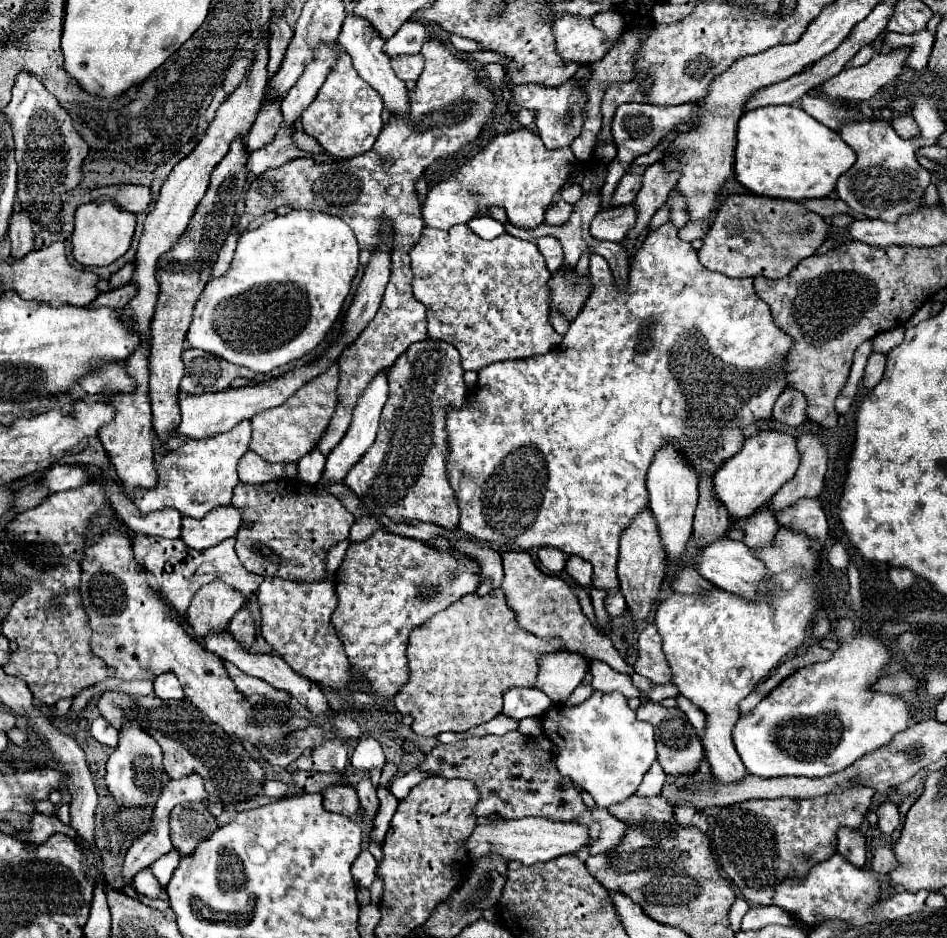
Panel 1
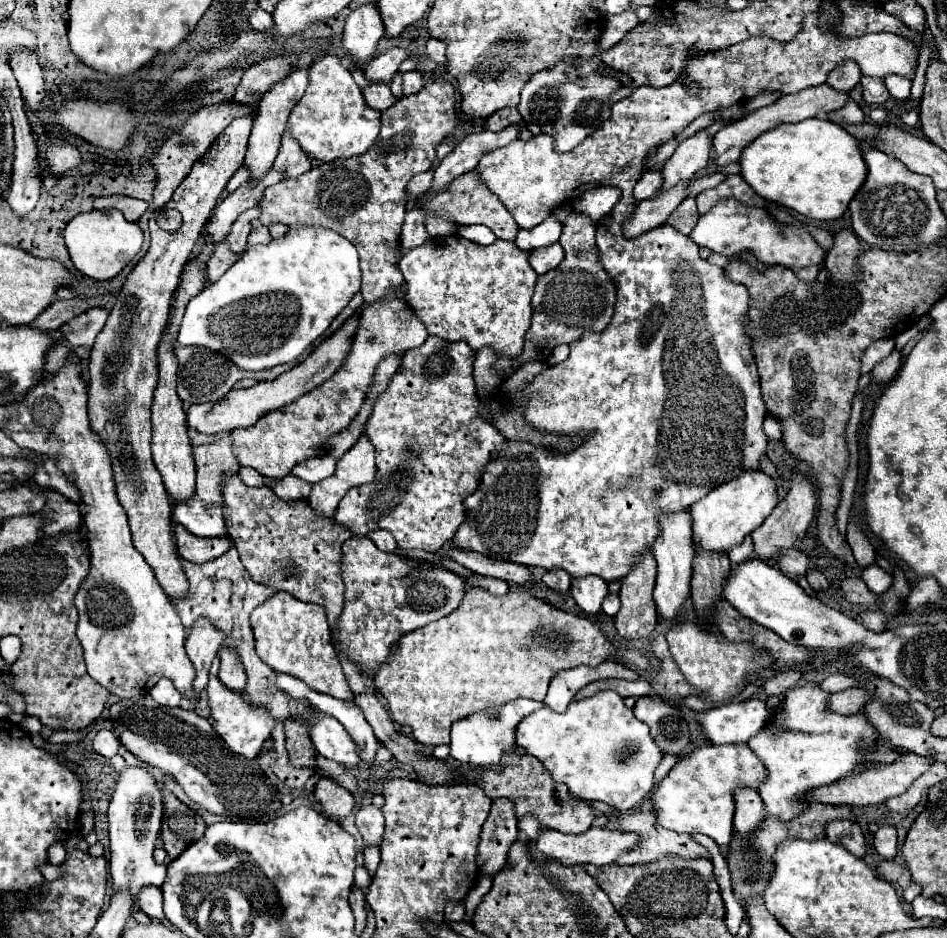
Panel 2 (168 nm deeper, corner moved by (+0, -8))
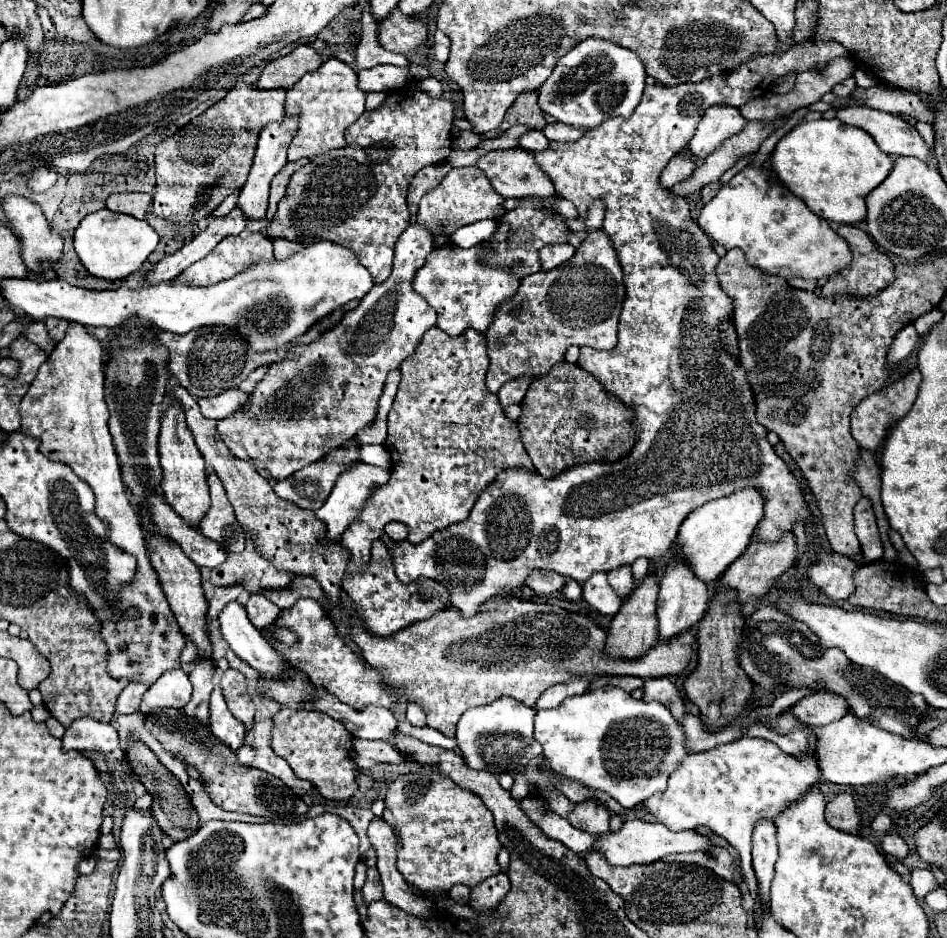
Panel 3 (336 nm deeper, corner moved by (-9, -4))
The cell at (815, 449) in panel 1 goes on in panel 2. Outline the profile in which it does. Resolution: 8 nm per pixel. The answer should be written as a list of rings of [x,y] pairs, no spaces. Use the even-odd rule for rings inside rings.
[[[792,473],[790,477],[790,487],[788,487],[788,495],[776,505],[776,509],[766,517],[766,521],[752,531],[752,541],[754,541],[754,555],[758,559],[764,559],[768,563],[774,561],[778,549],[790,549],[794,547],[794,539],[802,537],[814,517],[816,511],[816,493],[814,493],[814,485],[812,481],[802,475],[802,473]]]

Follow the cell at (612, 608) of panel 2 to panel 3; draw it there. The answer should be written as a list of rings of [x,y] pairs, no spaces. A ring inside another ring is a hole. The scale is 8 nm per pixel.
[[[621,565],[619,569],[613,569],[611,573],[607,573],[609,585],[619,593],[619,595],[627,595],[633,589],[633,575],[631,575],[631,565]]]

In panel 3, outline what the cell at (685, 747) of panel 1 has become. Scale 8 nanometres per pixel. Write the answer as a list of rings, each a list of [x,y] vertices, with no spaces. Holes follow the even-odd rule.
[[[667,677],[645,679],[643,701],[659,701],[661,705],[667,705],[677,721],[683,721],[683,717],[685,717],[685,701],[683,701],[679,689]]]

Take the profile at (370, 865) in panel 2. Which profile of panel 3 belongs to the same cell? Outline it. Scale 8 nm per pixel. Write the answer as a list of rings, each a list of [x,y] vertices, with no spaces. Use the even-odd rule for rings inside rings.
[[[367,869],[367,881],[365,881],[361,893],[363,893],[363,899],[367,901],[367,905],[371,901],[383,899],[383,887],[381,887],[381,879],[379,879],[379,871],[377,869]]]

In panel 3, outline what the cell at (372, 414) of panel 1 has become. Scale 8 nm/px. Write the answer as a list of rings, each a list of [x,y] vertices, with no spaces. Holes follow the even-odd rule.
[[[355,463],[355,467],[351,467],[349,473],[343,473],[343,475],[337,479],[337,483],[335,483],[335,487],[333,487],[329,499],[325,501],[325,505],[323,505],[319,511],[315,511],[315,517],[317,517],[319,521],[323,521],[325,527],[327,527],[325,539],[327,539],[329,543],[339,541],[341,535],[343,535],[343,531],[359,517],[359,513],[361,513],[361,509],[365,507],[369,495],[371,495],[377,487],[385,485],[387,481],[389,481],[389,469],[381,469],[381,467],[375,467],[375,465],[367,465],[367,463]]]

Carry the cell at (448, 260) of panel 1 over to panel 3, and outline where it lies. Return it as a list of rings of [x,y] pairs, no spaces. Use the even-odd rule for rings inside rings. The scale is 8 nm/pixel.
[[[457,245],[435,247],[413,279],[413,289],[437,311],[437,327],[449,335],[463,333],[469,327],[485,333],[495,309],[519,289],[519,281],[515,281],[511,273],[487,269],[487,265],[479,263],[477,255],[479,245],[471,249],[459,249]]]

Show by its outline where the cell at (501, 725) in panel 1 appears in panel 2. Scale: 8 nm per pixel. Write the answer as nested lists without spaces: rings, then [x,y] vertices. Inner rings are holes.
[[[600,691],[594,697],[572,701],[566,713],[556,713],[550,707],[542,707],[538,713],[532,713],[518,723],[514,737],[516,745],[540,759],[550,771],[552,779],[564,781],[574,797],[596,797],[596,801],[604,801],[618,811],[634,809],[654,789],[654,771],[664,755],[654,745],[648,725],[634,717],[632,709],[624,705],[624,699],[616,691]]]

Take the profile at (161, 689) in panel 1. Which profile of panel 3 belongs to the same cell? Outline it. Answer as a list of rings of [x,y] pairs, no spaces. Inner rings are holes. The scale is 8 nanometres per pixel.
[[[183,669],[165,671],[143,695],[141,711],[153,713],[157,709],[183,709],[191,697],[191,683]]]

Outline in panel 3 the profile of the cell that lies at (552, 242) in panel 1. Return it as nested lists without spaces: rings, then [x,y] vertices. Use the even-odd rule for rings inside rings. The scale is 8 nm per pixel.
[[[567,243],[567,245],[549,245],[549,247],[543,249],[543,253],[541,253],[543,269],[549,271],[549,269],[559,267],[559,265],[565,263],[573,253],[575,253],[575,247],[569,245],[569,243]]]

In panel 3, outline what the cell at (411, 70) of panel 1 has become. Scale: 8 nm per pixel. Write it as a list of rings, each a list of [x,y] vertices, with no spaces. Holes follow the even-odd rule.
[[[427,77],[427,79],[419,81],[419,85],[421,85],[421,89],[423,89],[425,93],[429,93],[431,97],[441,97],[441,95],[443,95],[443,87],[441,87],[441,83],[439,83],[435,77]]]

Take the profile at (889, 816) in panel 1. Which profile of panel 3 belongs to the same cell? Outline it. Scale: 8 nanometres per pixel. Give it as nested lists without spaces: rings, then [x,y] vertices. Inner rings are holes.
[[[885,835],[883,841],[881,841],[881,847],[883,847],[883,851],[885,851],[887,855],[897,857],[899,861],[903,861],[903,859],[907,857],[907,853],[909,853],[905,841],[903,841],[899,835]]]

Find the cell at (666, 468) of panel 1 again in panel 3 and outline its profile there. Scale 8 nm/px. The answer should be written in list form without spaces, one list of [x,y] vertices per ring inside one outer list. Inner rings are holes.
[[[671,561],[671,565],[665,567],[659,587],[661,589],[659,589],[659,599],[657,599],[657,619],[659,619],[659,639],[661,641],[671,641],[679,633],[687,631],[689,627],[695,627],[711,607],[707,585],[699,581],[697,577],[693,577],[691,569],[683,565],[683,561]]]

